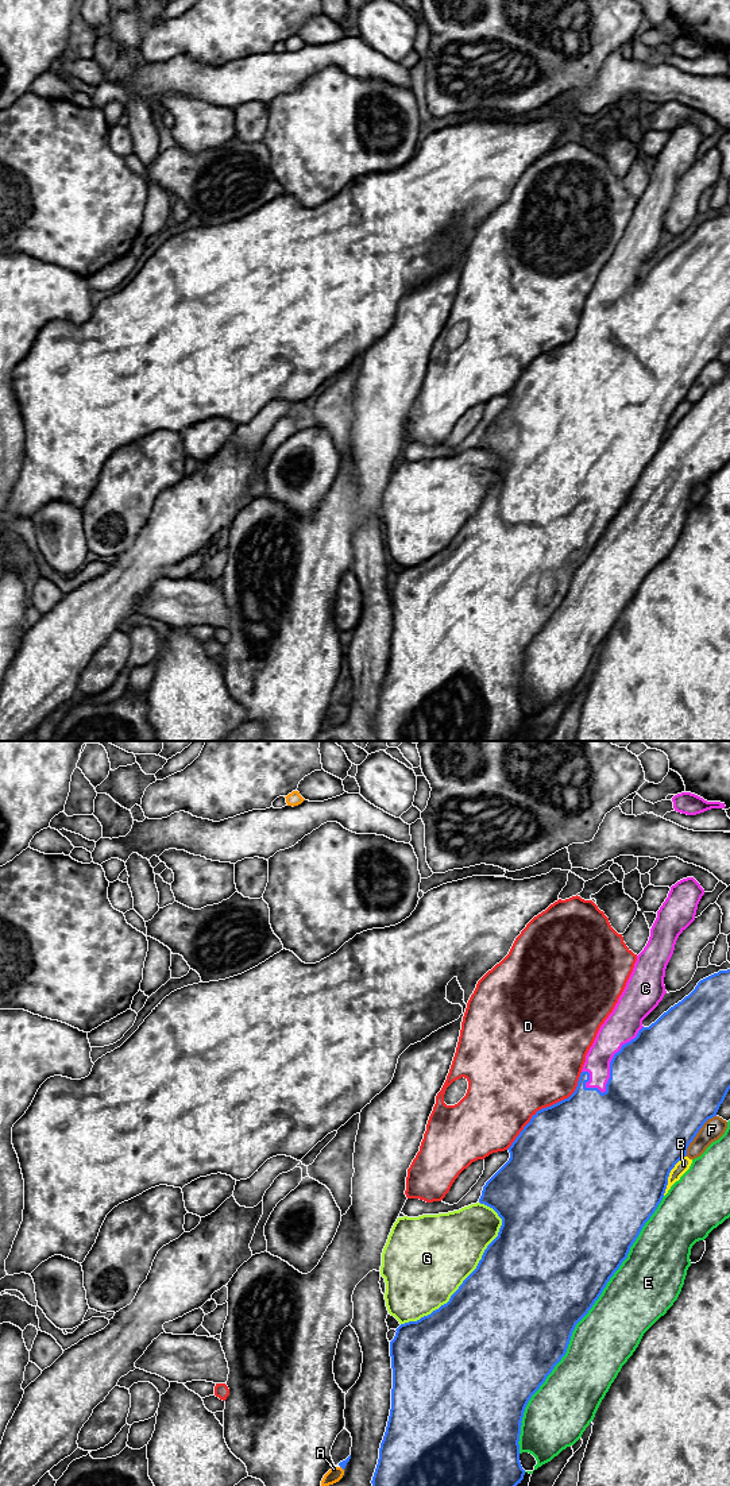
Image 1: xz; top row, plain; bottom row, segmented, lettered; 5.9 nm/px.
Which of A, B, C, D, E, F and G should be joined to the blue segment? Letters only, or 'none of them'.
C

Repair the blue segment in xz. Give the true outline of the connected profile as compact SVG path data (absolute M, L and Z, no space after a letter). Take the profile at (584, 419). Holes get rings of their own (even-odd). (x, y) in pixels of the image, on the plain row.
M694 121L671 131L668 142L657 155L650 181L637 200L633 216L613 256L600 270L590 292L575 336L551 351L537 355L511 390L509 405L486 426L480 448L493 452L502 463L498 480L487 490L476 513L463 525L449 545L417 566L401 568L390 586L393 613L391 653L379 692L379 703L372 721L378 741L509 741L521 727L525 714L520 706L520 679L525 652L532 640L545 626L555 610L565 599L576 568L588 557L610 522L627 502L630 491L642 471L661 447L671 414L687 400L687 393L703 368L717 360L730 333L730 213L719 215L698 227L681 246L671 251L649 271L642 265L658 250L667 238L665 213L673 198L679 180L695 165L704 134Z

